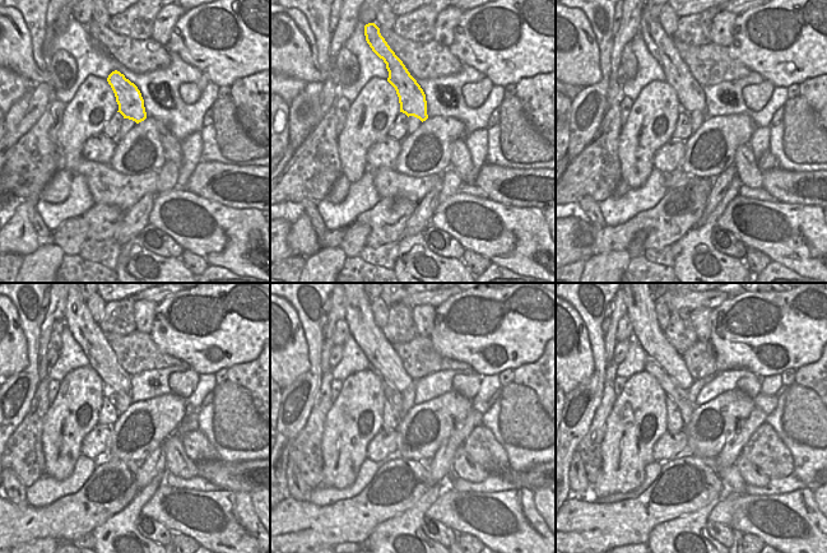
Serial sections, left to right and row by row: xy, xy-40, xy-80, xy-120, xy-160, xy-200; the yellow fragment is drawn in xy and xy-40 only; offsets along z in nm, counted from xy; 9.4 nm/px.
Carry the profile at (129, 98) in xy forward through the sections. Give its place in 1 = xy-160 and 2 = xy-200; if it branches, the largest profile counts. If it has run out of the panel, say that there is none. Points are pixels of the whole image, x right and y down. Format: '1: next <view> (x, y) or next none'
1: next xy-160 (382, 357)
2: next xy-200 (641, 308)

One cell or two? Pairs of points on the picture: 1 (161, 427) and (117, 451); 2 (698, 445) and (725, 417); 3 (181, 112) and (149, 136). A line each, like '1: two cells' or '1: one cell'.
1: one cell
2: one cell
3: two cells

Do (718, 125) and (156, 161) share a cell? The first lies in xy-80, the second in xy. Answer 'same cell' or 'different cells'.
same cell

